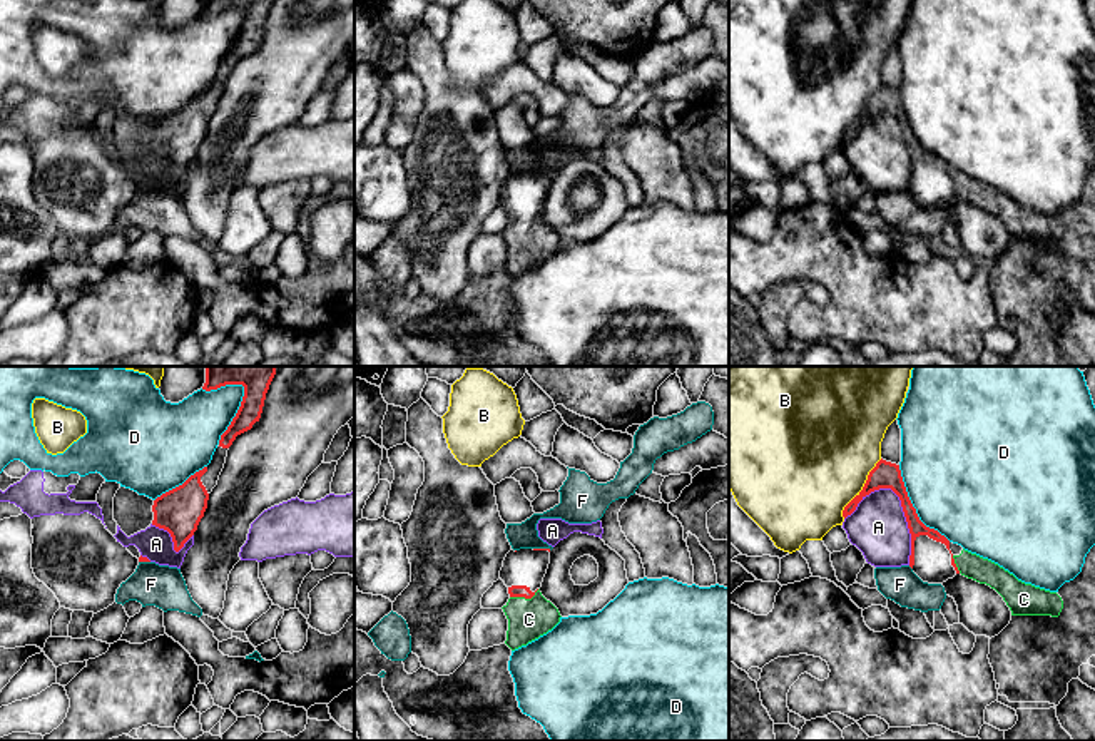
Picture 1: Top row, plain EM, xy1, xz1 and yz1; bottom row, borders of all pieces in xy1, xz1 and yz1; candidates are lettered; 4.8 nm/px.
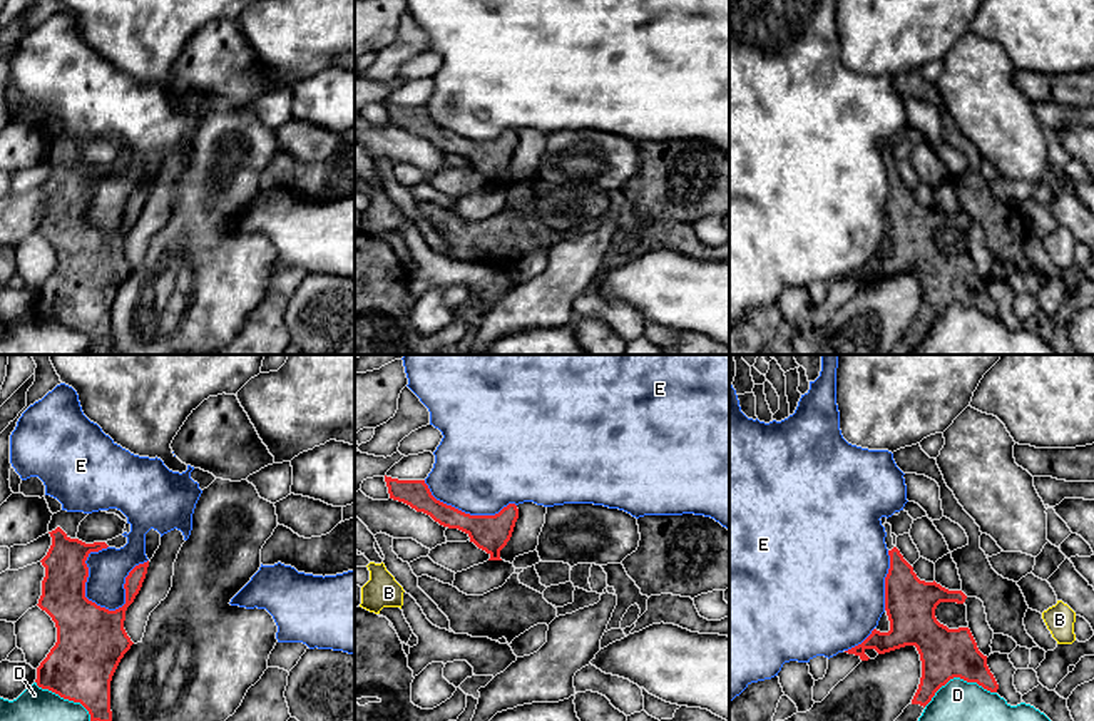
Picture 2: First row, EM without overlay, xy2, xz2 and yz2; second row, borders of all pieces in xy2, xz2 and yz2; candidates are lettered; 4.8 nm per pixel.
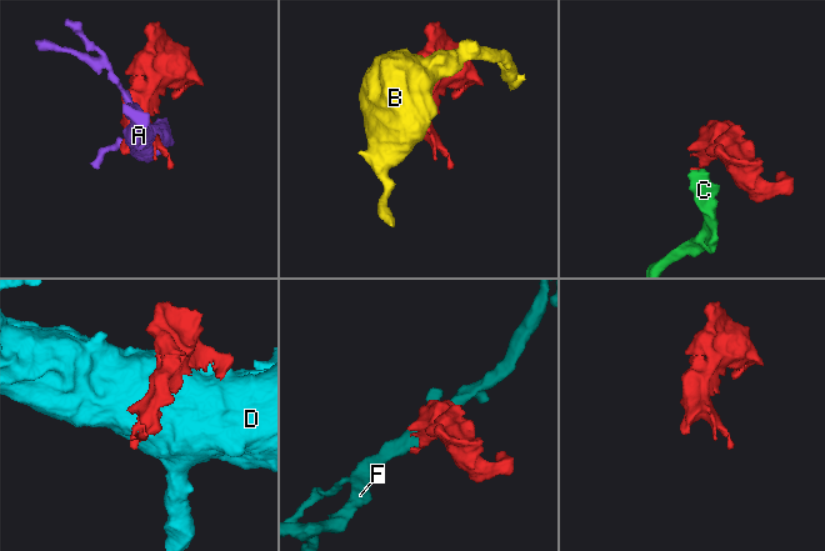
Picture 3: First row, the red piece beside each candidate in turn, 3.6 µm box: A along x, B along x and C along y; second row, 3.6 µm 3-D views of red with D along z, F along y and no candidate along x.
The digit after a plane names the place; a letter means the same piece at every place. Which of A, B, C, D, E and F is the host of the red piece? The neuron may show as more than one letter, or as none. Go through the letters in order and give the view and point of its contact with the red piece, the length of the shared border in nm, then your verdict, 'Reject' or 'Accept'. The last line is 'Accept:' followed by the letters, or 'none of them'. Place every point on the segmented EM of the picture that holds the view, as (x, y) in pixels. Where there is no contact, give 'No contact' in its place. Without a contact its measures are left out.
A: Touches red at yz1 (906, 519). Shared border 400 nm. Reject
B: Touches red at yz1 (863, 489). Shared border 340 nm. Reject
C: Touches red at xz1 (524, 596). Shared border 150 nm. Accept
D: Touches red at xy1 (236, 413). Shared border 320 nm. Reject
E: Touches red at xy2 (126, 599). Shared border 360 nm. Reject
F: Touches red at xz1 (542, 549). Shared border 90 nm. Reject
Accept: C

